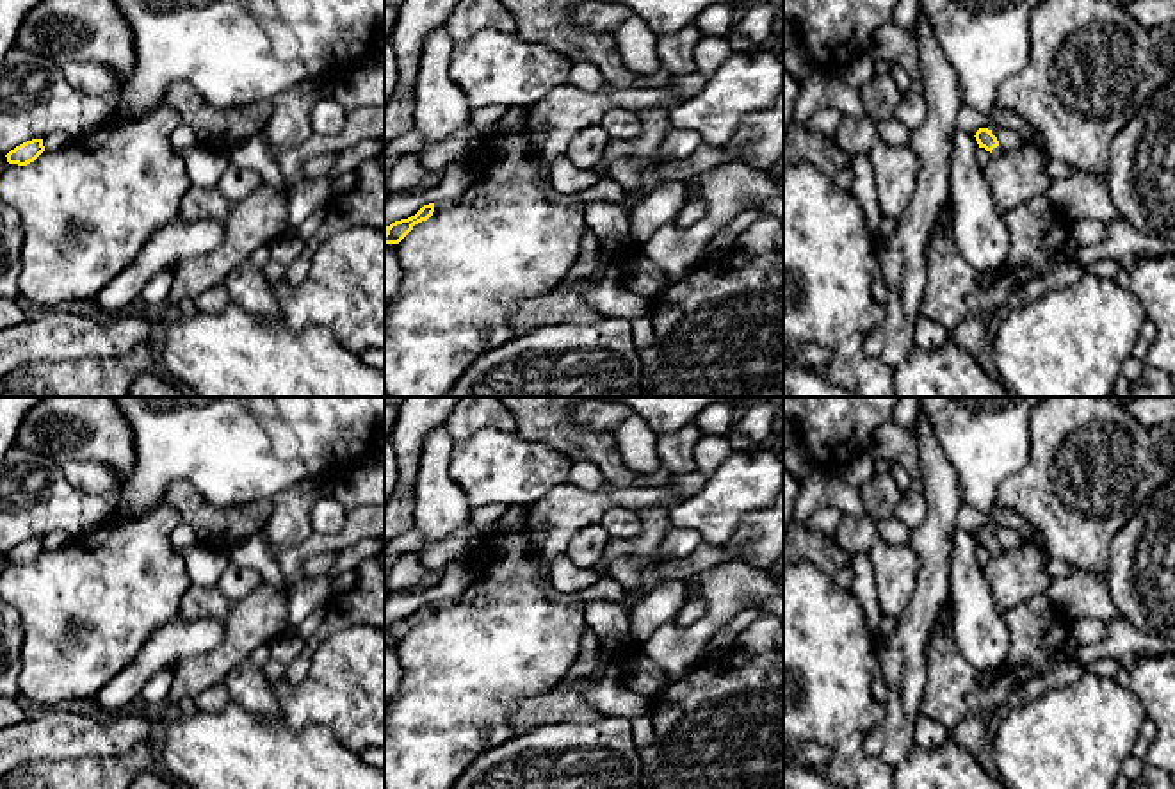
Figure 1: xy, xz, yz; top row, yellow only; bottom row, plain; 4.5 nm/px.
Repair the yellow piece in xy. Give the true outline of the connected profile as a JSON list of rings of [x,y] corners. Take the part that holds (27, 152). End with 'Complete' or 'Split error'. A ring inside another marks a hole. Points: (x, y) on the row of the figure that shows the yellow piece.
[[[32,139],[11,150],[5,157],[9,164],[27,166],[34,162],[43,151],[43,139]]]. Complete

